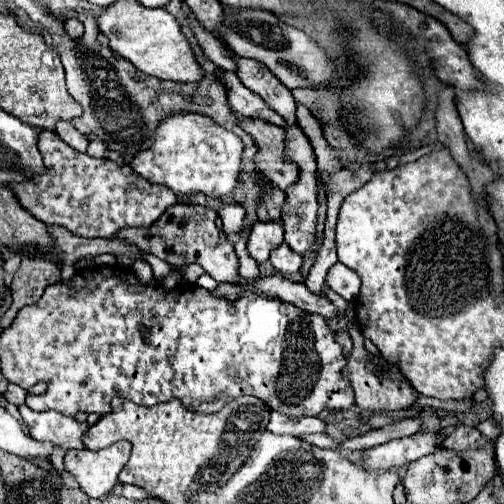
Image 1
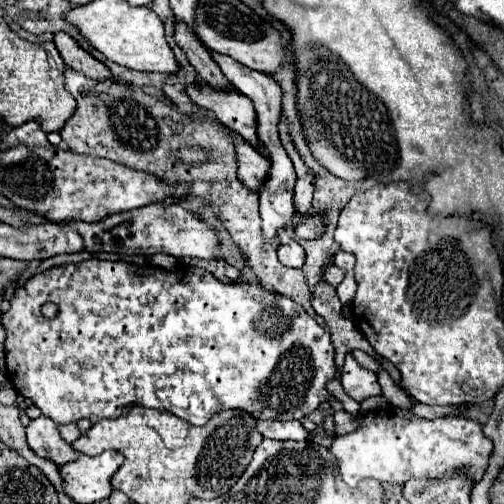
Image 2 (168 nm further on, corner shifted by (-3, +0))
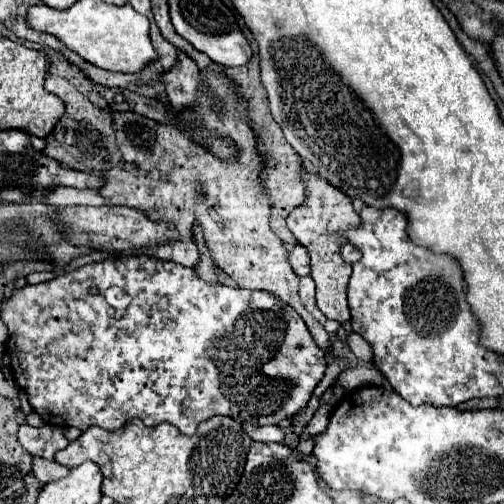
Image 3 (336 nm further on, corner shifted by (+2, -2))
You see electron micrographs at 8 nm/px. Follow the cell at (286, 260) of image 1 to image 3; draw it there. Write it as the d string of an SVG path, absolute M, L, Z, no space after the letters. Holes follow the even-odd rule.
M297 244L297 246L291 250L291 254L289 254L289 264L291 264L291 268L293 268L295 274L299 274L299 276L309 274L309 254L307 254L307 250L305 250L301 244Z

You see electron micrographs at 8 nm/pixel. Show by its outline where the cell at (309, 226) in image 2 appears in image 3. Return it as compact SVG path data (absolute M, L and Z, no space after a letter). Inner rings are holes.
M307 172L307 198L305 202L293 210L287 216L287 228L293 232L293 236L303 244L311 258L311 276L317 284L317 306L319 310L337 322L349 320L349 308L347 308L347 282L351 276L351 264L343 262L339 256L341 244L345 242L343 232L349 226L357 226L359 214L351 206L351 198L341 194L341 190L333 188L329 182L321 180L317 174Z

